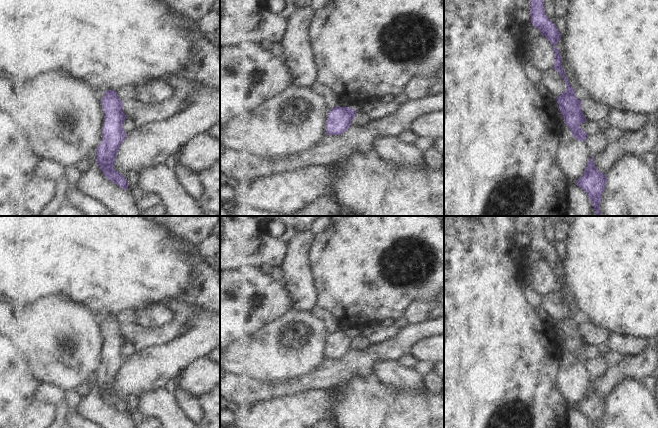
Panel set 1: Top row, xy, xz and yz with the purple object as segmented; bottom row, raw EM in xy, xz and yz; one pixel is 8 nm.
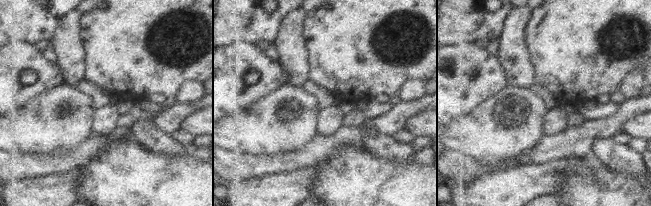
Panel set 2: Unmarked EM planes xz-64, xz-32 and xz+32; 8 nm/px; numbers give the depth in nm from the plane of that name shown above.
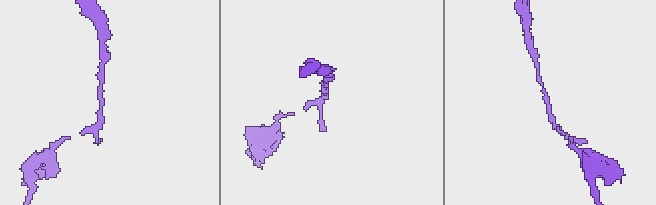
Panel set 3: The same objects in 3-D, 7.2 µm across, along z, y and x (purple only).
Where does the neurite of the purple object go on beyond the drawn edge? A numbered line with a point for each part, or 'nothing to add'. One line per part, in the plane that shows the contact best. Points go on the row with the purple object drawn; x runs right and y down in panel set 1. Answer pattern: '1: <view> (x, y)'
nothing to add

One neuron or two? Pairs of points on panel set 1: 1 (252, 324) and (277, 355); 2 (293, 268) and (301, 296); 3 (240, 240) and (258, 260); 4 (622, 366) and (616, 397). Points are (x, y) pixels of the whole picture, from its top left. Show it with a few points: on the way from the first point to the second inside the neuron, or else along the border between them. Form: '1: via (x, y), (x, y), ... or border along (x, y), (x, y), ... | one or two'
1: border along (279, 318), (266, 324), (250, 337), (237, 340) | two
2: via (299, 275), (301, 289) | one
3: via (233, 249), (241, 259), (249, 260) | one
4: border along (642, 379), (624, 376), (605, 397) | two

